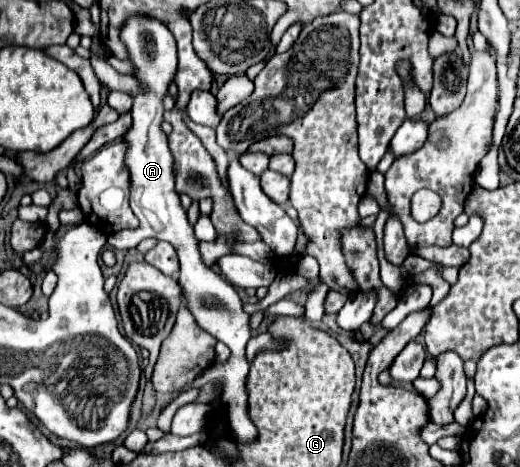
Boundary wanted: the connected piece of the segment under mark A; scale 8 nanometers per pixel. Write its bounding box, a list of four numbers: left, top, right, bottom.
[107,17,257,441]

